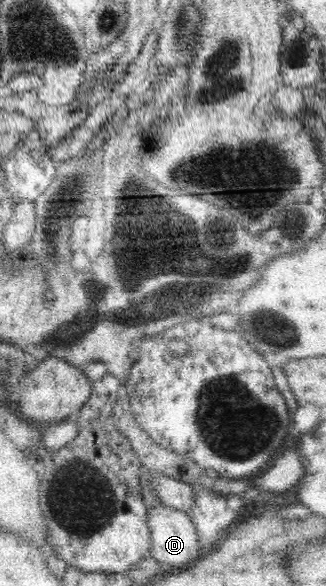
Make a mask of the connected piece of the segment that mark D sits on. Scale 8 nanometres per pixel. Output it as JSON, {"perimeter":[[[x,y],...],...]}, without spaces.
{"perimeter":[[[163,505],[152,510],[149,526],[152,558],[166,569],[186,568],[205,551],[188,513]]]}

